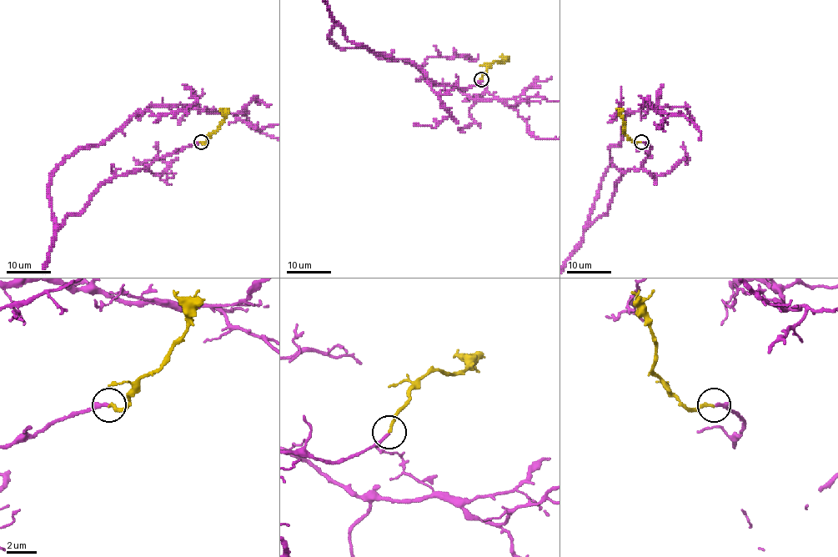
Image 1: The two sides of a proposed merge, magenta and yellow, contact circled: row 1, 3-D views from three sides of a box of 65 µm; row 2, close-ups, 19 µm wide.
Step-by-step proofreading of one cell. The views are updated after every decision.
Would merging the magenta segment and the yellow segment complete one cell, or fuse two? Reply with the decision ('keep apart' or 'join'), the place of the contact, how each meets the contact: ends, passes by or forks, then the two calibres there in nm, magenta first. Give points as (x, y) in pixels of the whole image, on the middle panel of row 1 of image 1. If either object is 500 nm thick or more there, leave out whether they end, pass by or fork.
join | (481, 79) | magenta ends | yellow ends | 200/200 nm

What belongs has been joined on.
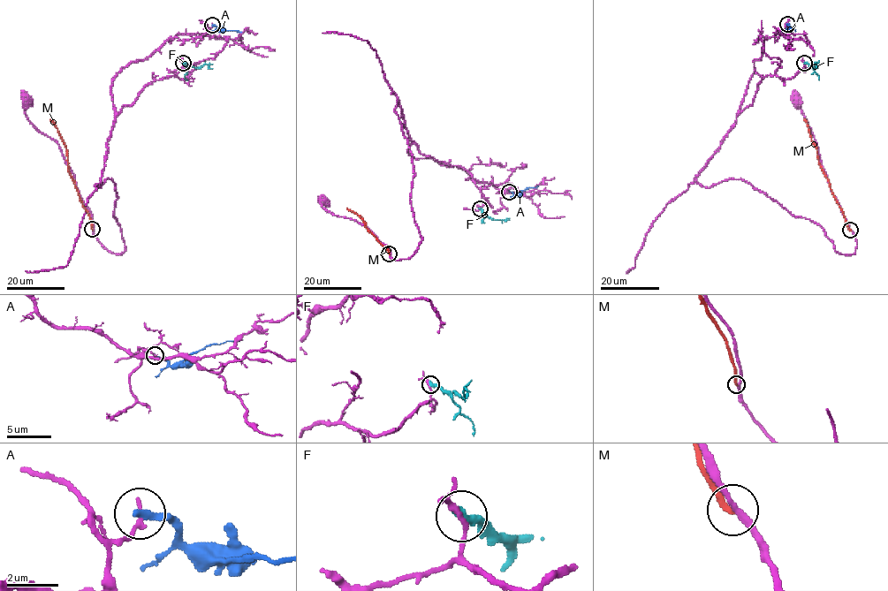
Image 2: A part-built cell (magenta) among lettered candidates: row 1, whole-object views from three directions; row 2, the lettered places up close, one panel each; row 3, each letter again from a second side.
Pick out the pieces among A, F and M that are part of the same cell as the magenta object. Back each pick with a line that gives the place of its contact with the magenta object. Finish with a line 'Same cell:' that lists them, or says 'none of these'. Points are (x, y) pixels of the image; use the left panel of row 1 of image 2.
Same cell: none of these

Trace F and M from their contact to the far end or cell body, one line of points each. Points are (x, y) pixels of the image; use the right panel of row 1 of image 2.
F: (804, 62), (815, 67), (815, 64), (815, 68)
M: (851, 230), (818, 161), (816, 147), (804, 119)

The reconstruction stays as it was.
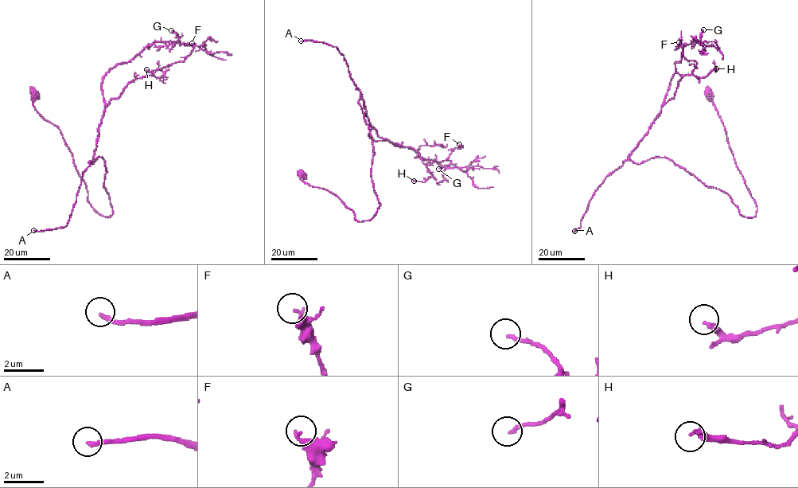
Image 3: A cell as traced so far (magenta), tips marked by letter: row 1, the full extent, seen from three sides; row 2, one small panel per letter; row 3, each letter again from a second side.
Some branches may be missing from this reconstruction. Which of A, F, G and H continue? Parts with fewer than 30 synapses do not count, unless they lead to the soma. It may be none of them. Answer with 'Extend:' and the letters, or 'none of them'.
Extend: A

